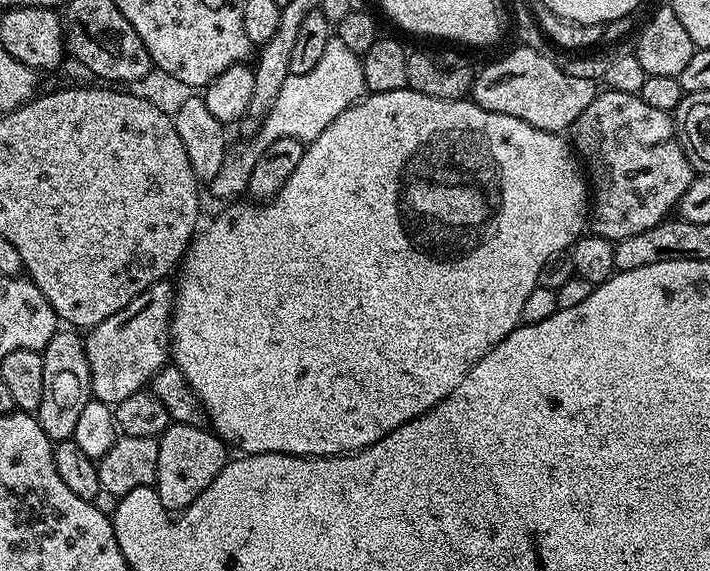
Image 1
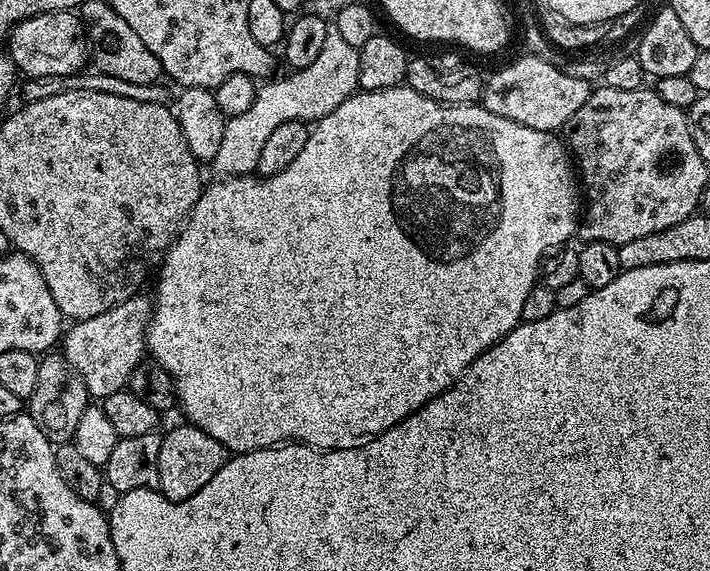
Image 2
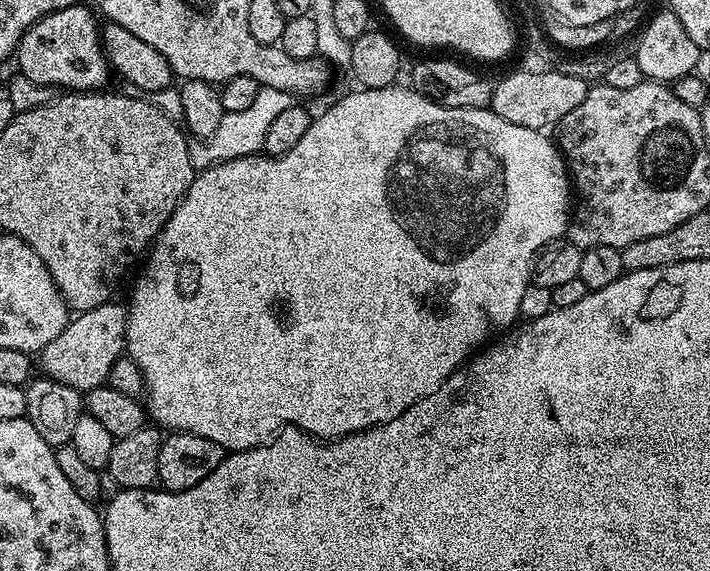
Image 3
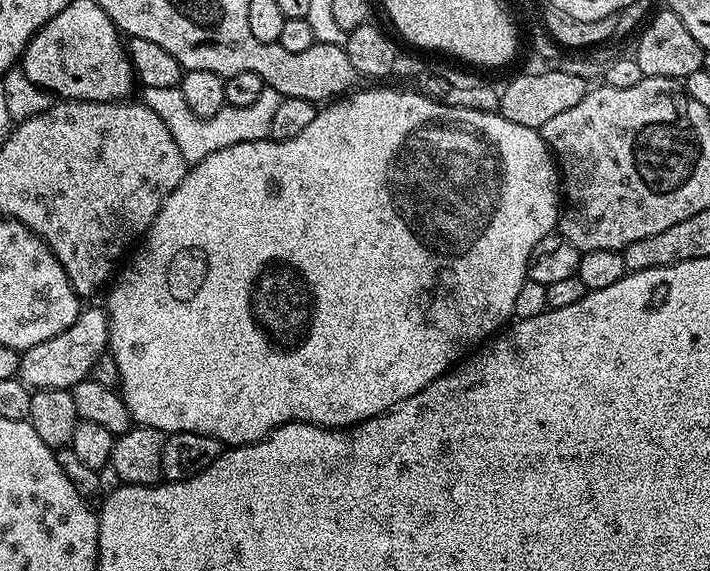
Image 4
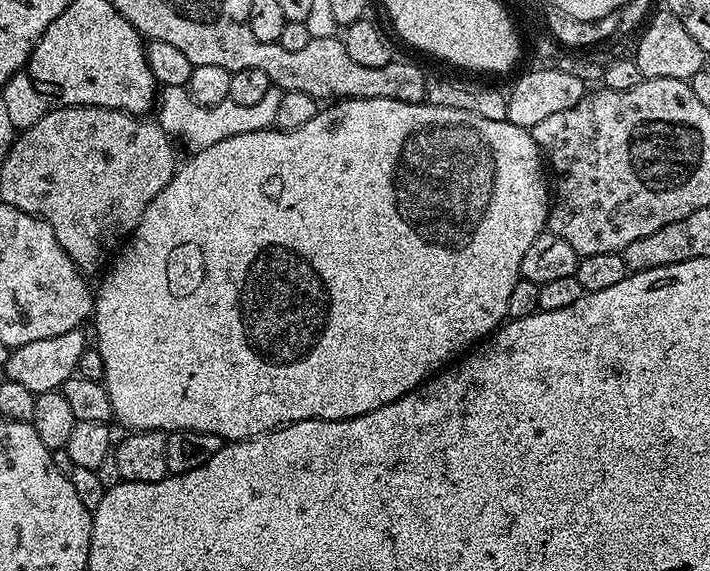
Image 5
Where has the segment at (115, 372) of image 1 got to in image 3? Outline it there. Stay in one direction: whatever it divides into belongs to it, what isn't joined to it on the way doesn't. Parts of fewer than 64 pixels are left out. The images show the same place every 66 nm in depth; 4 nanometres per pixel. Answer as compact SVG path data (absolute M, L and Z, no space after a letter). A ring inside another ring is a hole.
M109 302L94 310L73 315L68 324L38 353L38 368L49 380L57 380L86 394L107 385L110 370L126 352L124 331L128 328L128 314L123 303Z

